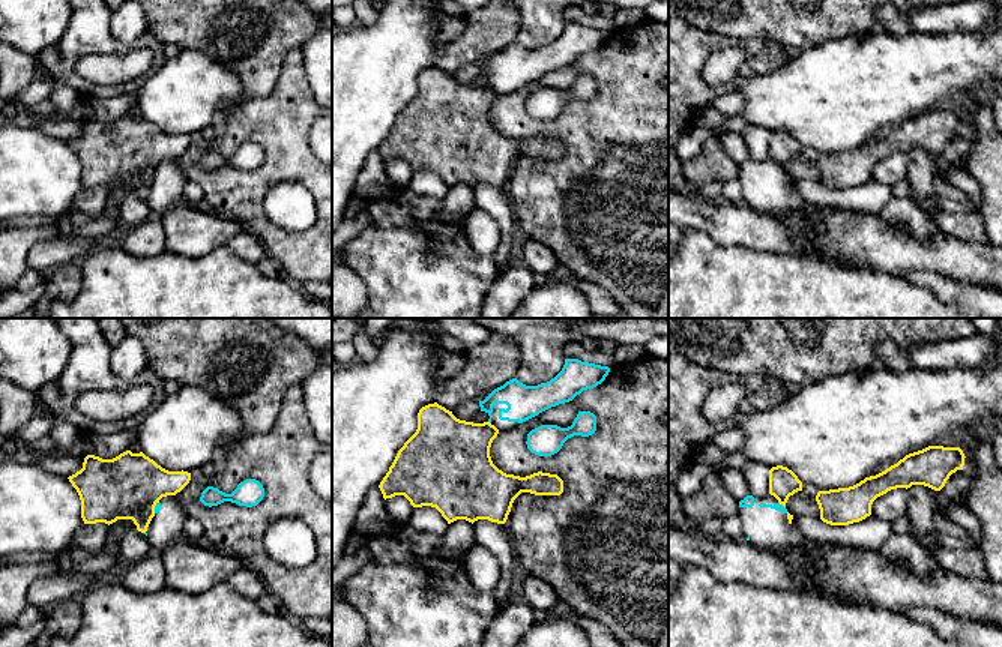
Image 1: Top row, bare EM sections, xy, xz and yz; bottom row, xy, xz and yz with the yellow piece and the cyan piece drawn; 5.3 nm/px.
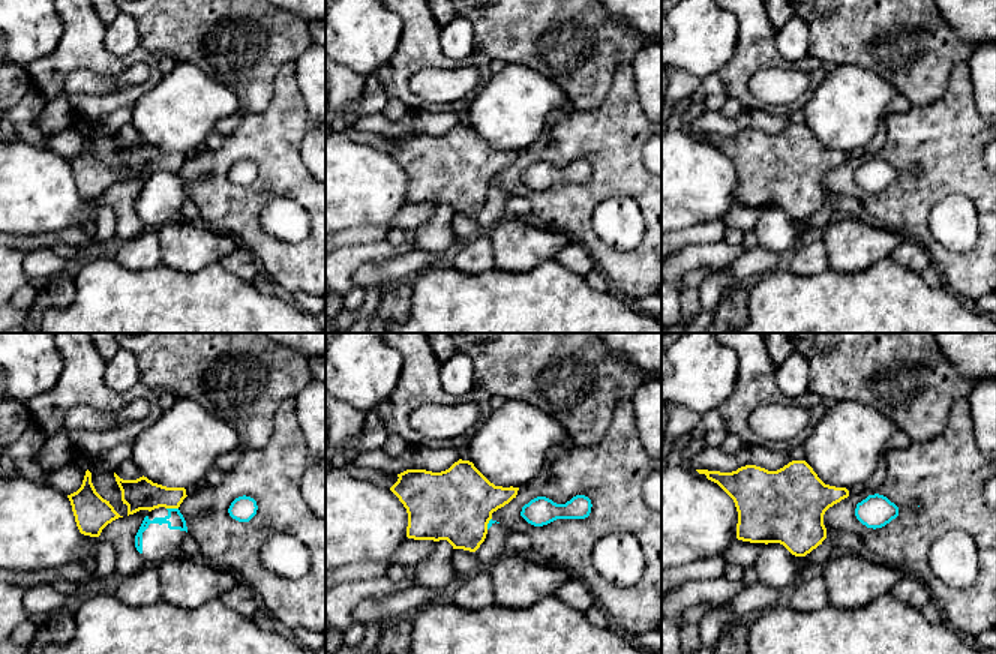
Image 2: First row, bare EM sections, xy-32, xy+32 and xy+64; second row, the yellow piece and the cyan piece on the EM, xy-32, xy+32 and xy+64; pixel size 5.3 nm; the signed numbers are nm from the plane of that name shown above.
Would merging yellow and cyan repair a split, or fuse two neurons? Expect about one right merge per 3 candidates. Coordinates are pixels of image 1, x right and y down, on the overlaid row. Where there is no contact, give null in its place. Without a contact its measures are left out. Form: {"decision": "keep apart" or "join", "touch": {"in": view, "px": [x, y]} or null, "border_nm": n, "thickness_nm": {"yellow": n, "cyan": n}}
{"decision": "keep apart", "touch": {"in": "yz", "px": [781, 503]}, "border_nm": 50, "thickness_nm": {"yellow": 160, "cyan": 50}}

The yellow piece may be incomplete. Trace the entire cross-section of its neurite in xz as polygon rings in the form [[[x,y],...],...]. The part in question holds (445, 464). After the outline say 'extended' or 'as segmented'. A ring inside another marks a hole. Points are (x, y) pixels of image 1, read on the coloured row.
[[[437,402],[418,413],[418,429],[398,450],[379,488],[383,498],[404,495],[413,507],[436,507],[448,524],[488,519],[505,524],[521,492],[560,495],[557,474],[506,474],[490,456],[499,429],[457,419]]]; as segmented

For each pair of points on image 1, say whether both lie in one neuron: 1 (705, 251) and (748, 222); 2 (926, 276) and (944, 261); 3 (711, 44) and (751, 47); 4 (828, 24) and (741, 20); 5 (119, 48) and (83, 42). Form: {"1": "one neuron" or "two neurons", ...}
{"1": "two neurons", "2": "two neurons", "3": "one neuron", "4": "one neuron", "5": "one neuron"}

